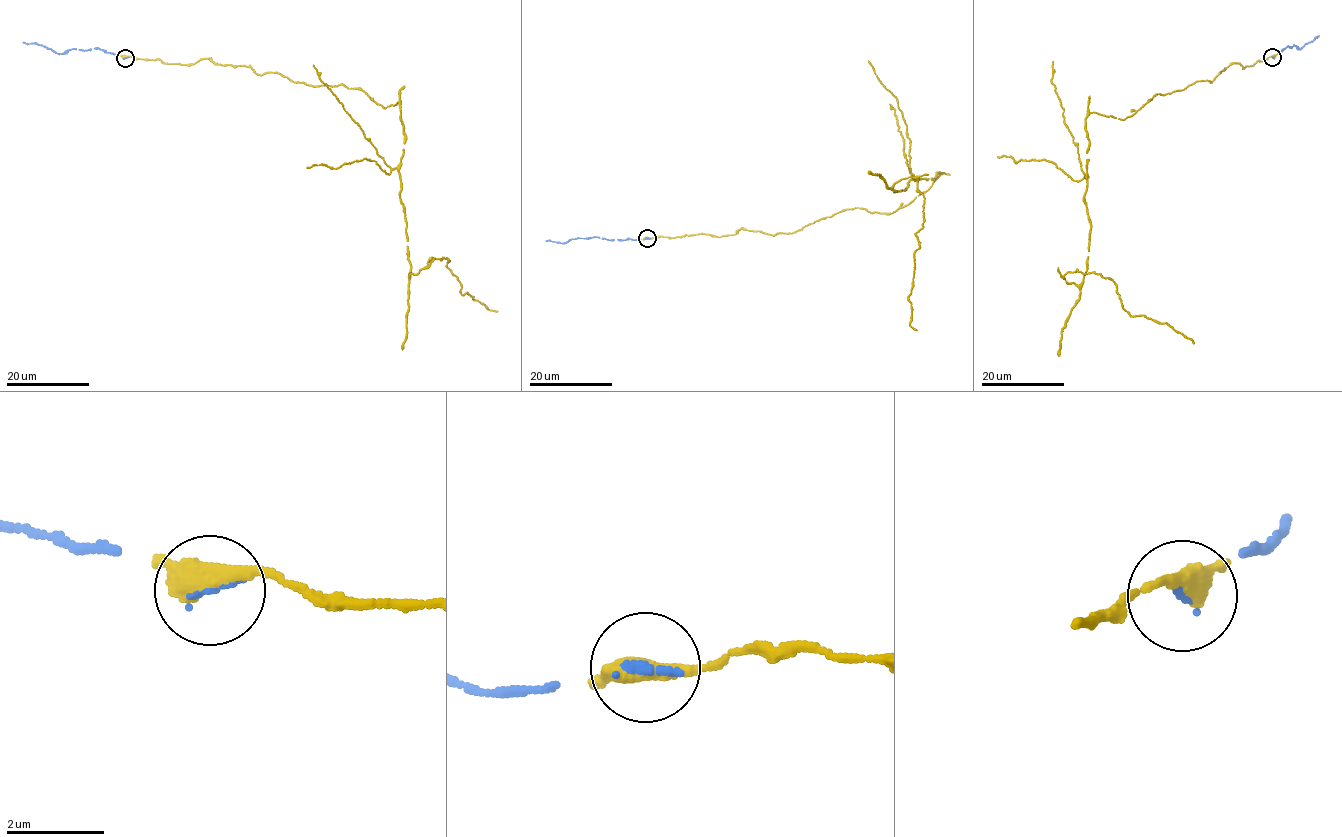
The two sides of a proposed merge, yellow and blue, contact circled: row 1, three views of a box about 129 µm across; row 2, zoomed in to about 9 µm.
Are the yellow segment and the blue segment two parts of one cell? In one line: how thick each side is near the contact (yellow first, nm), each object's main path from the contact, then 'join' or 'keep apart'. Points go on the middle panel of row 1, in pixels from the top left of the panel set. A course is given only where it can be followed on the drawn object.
420/120 nm | yellow via (648, 237), (892, 213), (940, 172), (893, 188), (914, 177), (924, 198), (917, 331) | blue via (648, 237), (577, 237), (562, 243), (546, 240) | join

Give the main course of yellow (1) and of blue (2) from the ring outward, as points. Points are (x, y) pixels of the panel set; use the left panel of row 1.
1: (126, 58), (211, 59), (361, 88), (385, 108), (398, 102), (409, 276), (446, 258), (462, 295), (498, 311)
2: (126, 58), (99, 48), (72, 48), (55, 53), (23, 41)

